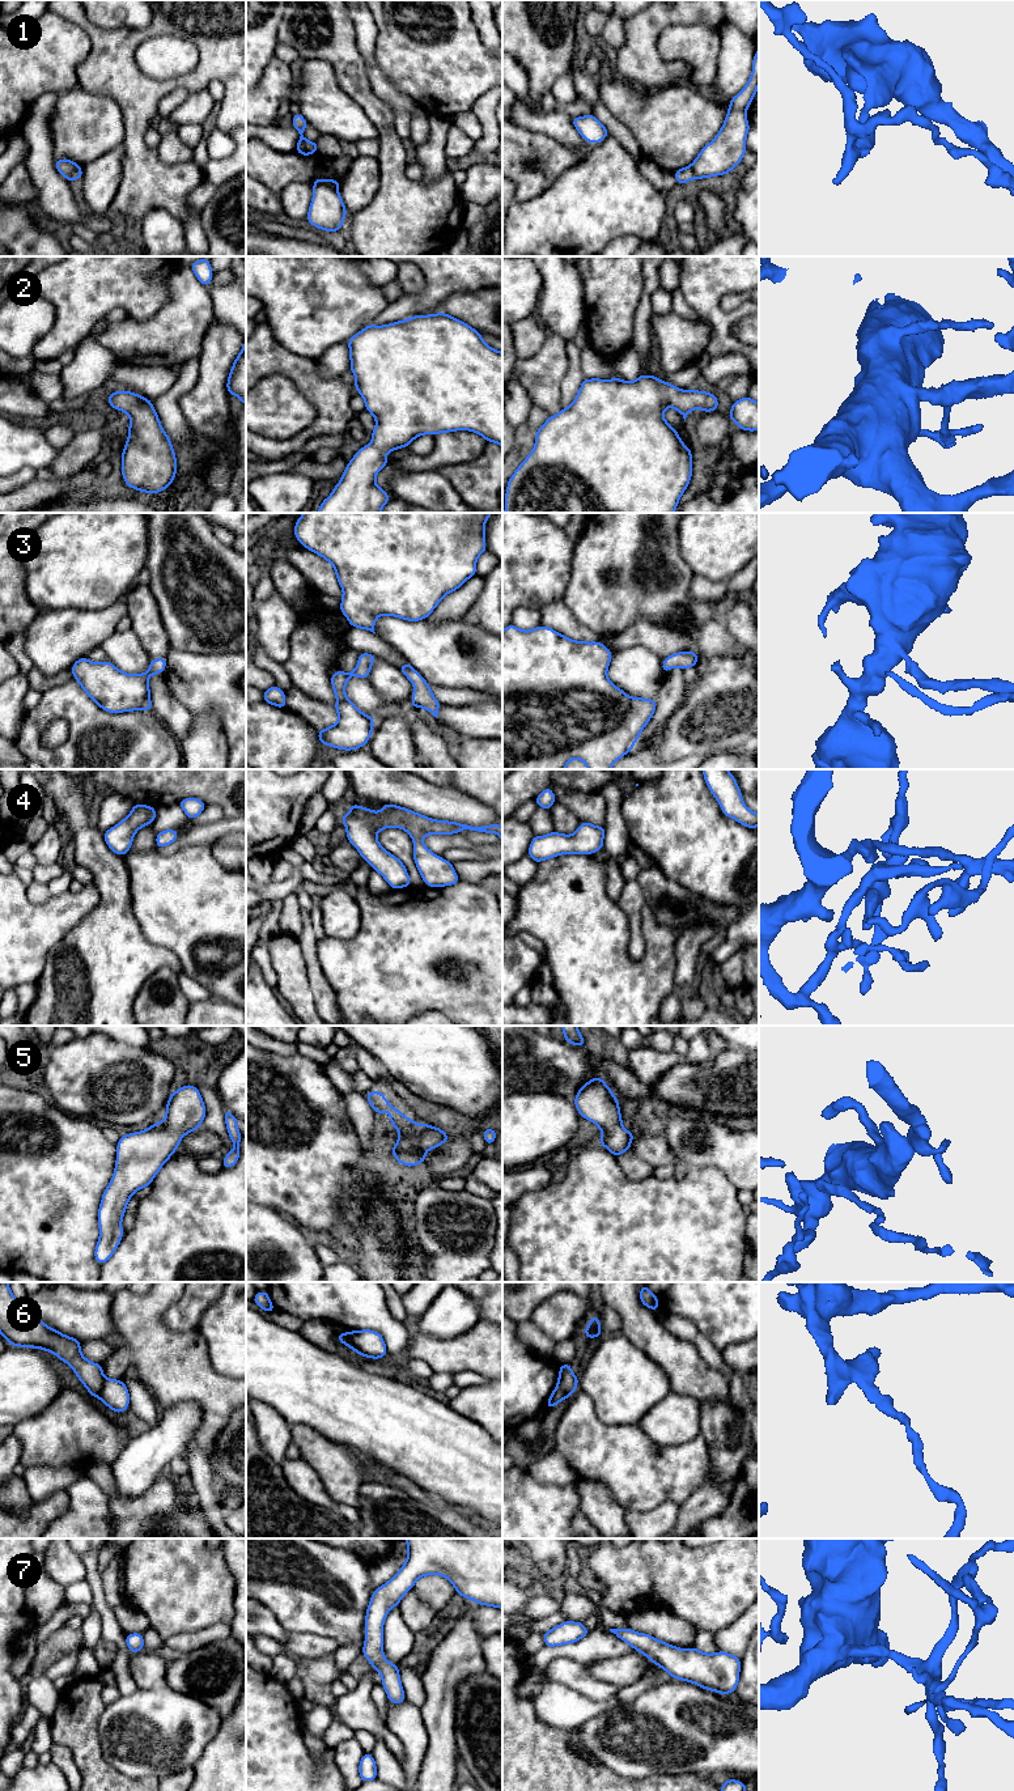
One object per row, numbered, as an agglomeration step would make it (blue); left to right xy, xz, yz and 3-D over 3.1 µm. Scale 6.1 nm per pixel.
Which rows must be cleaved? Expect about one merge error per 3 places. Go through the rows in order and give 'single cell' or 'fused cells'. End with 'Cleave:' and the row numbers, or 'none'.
1: fused cells
2: single cell
3: single cell
4: single cell
5: single cell
6: fused cells
7: single cell
Cleave: 1, 6

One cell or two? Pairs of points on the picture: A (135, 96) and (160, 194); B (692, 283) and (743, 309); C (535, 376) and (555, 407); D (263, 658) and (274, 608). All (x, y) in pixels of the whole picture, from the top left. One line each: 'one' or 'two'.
A: one
B: one
C: one
D: two

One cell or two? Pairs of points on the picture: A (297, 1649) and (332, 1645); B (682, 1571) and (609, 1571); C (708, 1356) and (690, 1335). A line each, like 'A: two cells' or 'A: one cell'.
A: one cell
B: one cell
C: one cell

